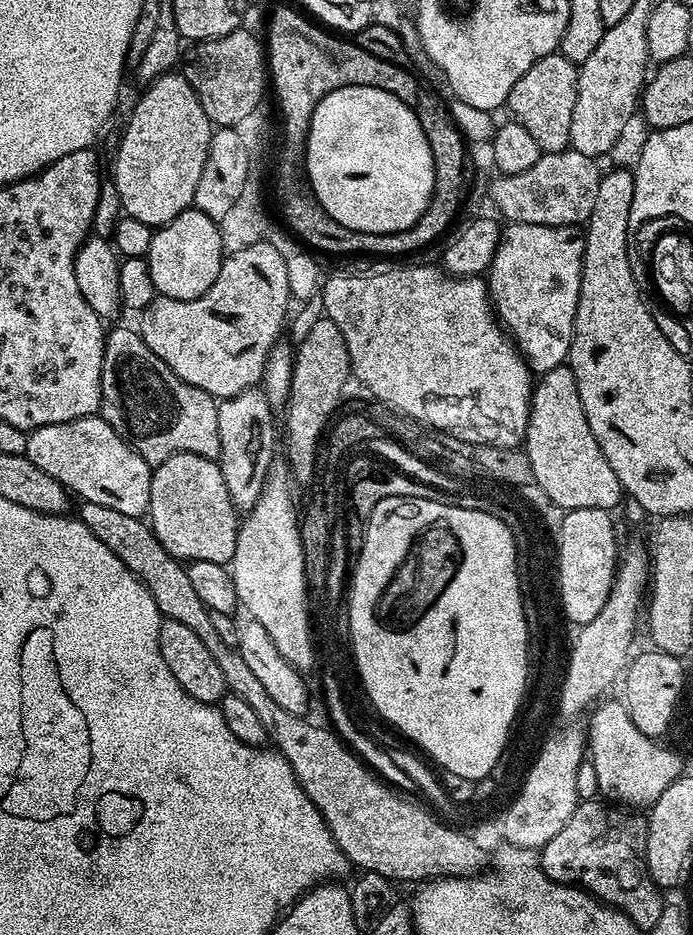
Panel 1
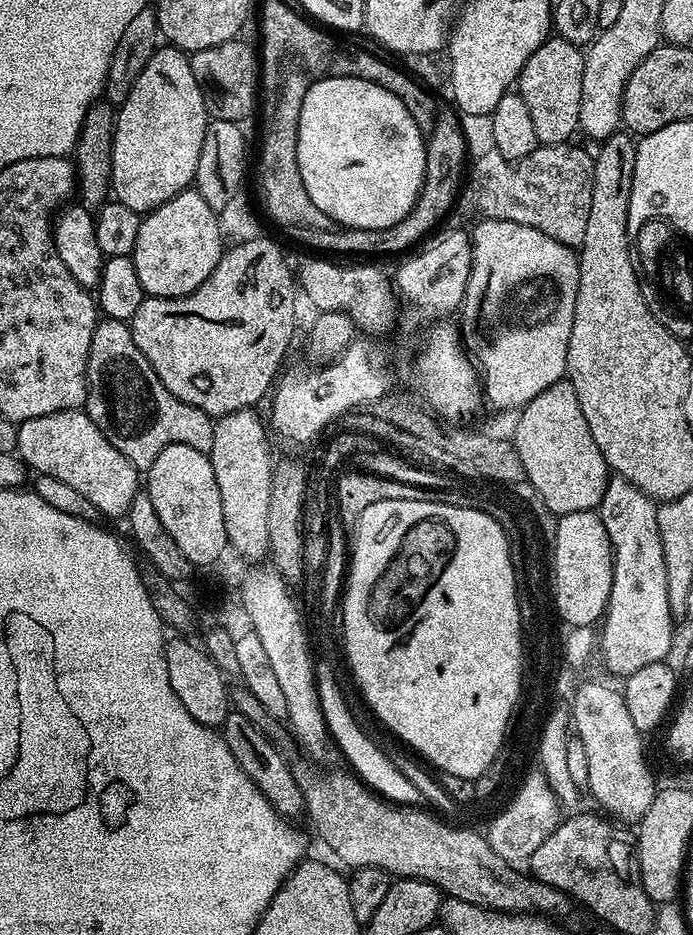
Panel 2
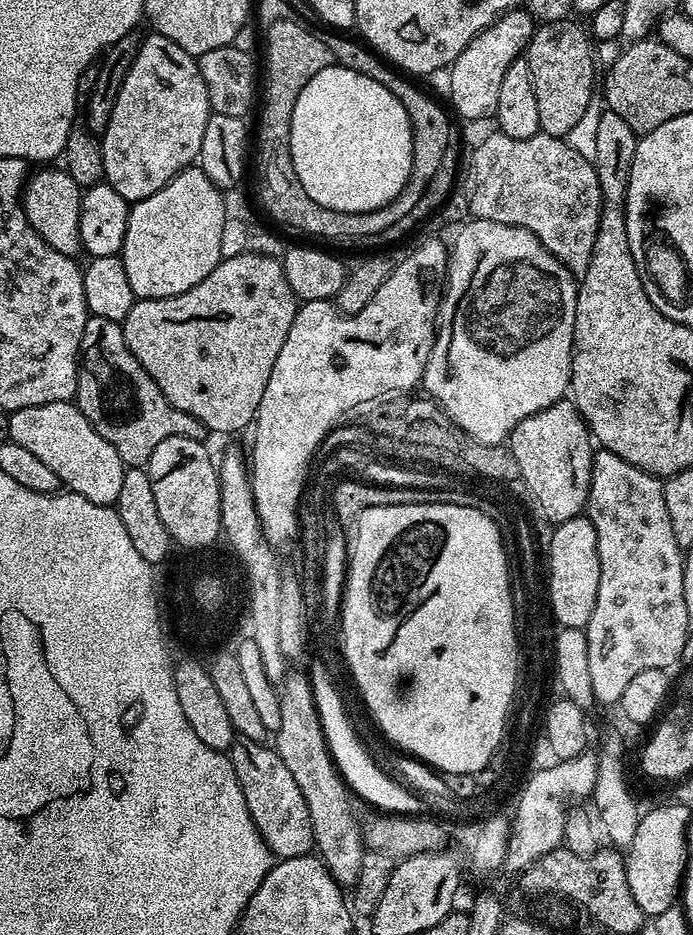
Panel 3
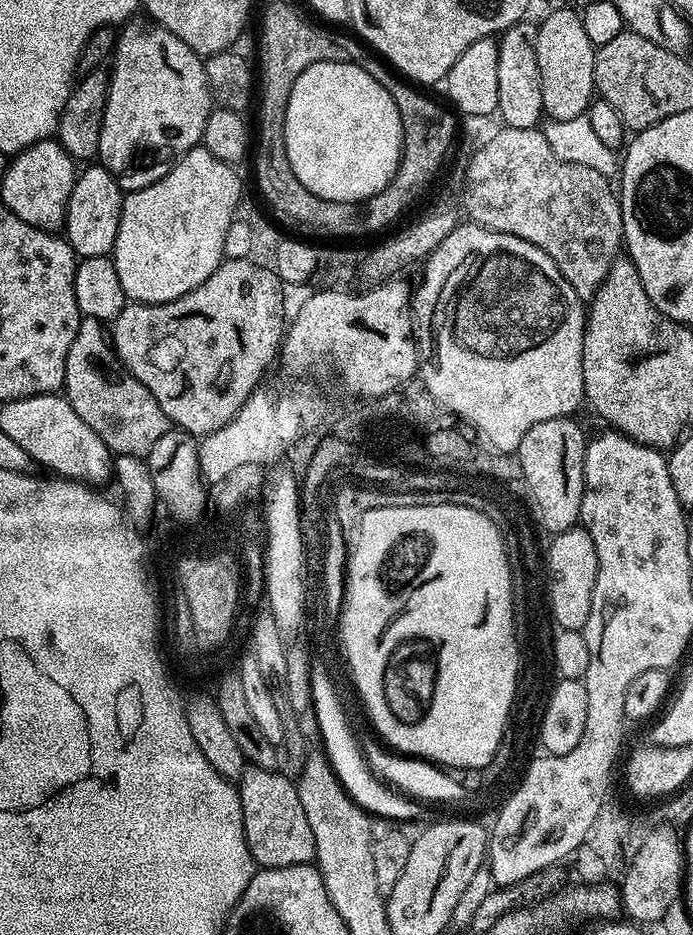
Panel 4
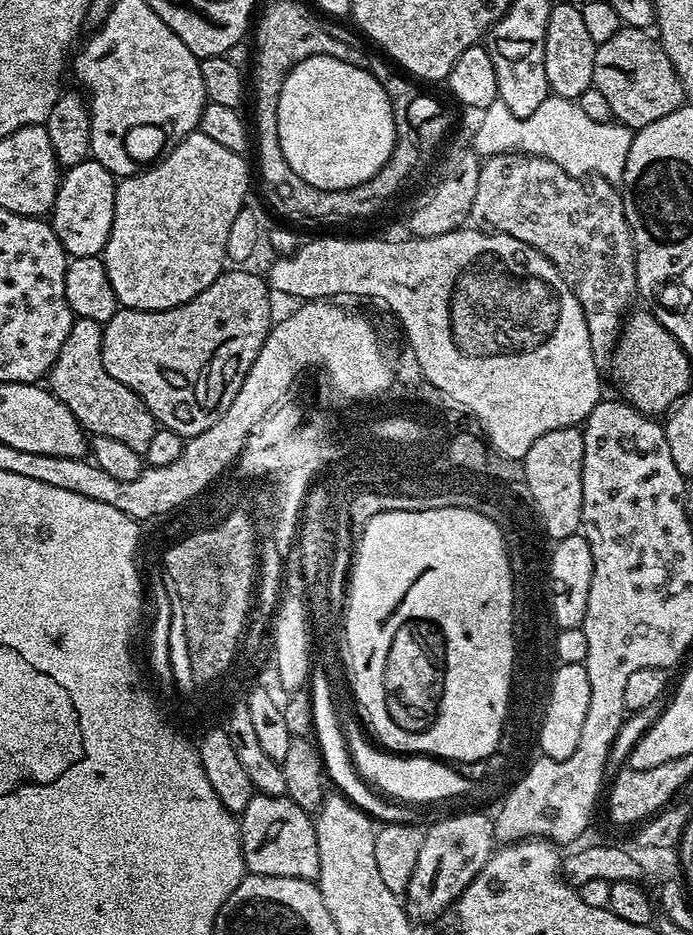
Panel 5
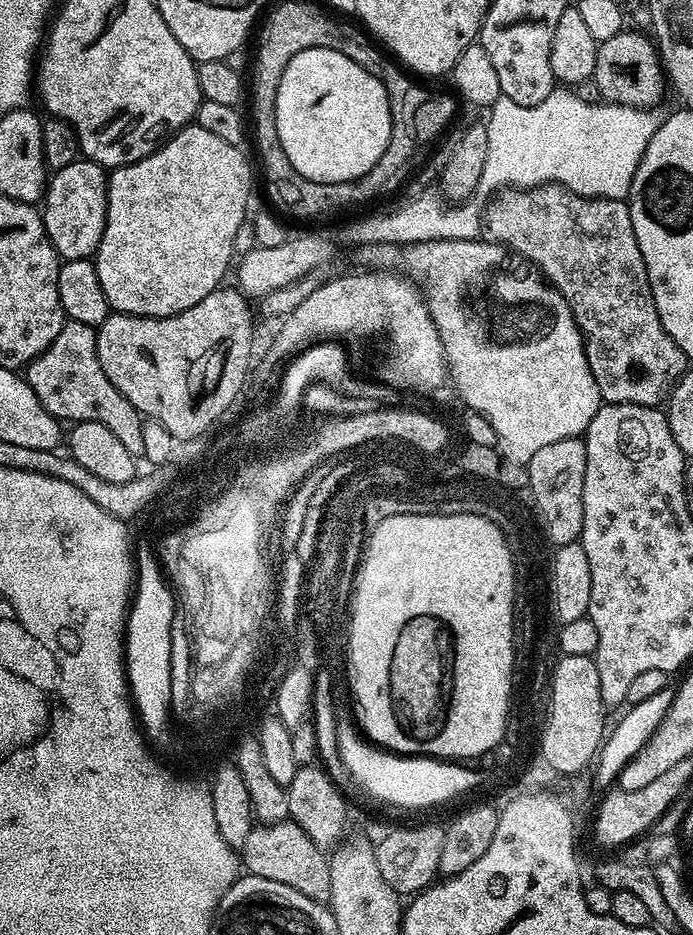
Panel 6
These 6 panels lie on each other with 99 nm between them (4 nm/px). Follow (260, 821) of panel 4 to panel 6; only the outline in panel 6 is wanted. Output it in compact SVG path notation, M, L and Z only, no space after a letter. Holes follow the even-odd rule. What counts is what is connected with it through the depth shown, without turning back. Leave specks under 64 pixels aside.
M291 818L280 820L276 824L253 826L242 847L242 864L247 875L266 878L270 882L282 882L282 886L291 886L293 890L298 890L298 894L306 894L306 898L323 905L327 905L330 898L330 866L328 862L329 857Z

